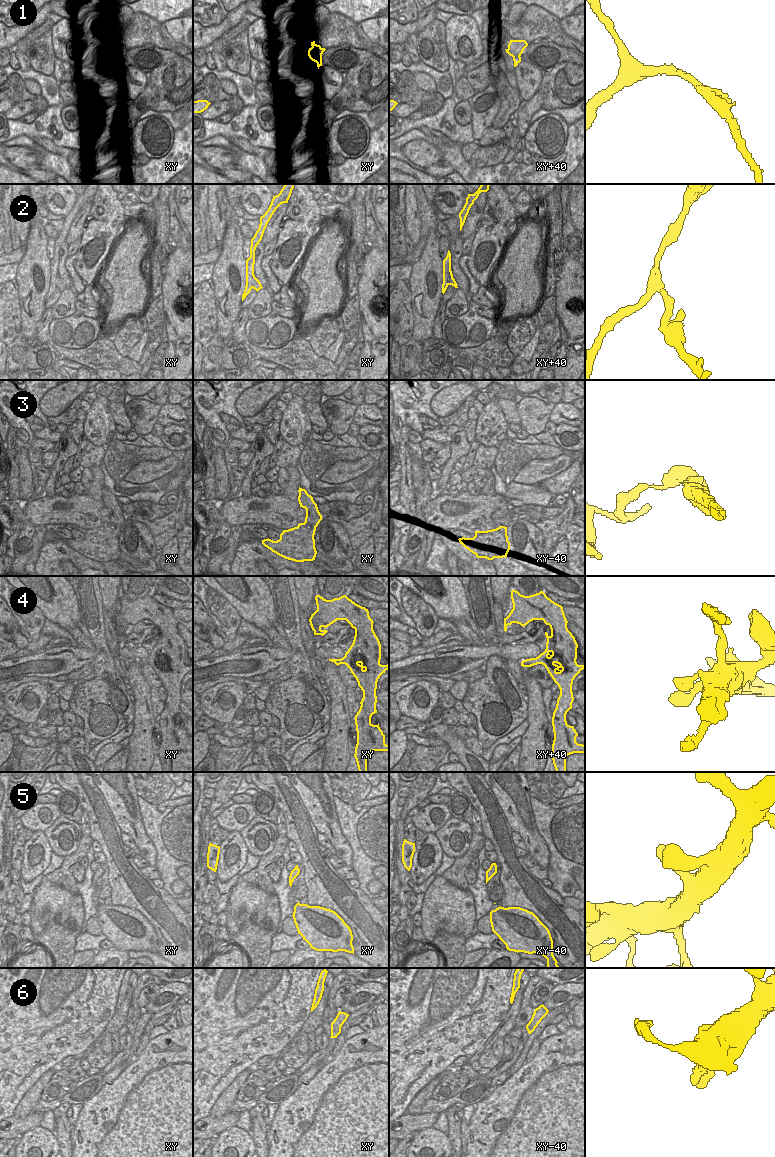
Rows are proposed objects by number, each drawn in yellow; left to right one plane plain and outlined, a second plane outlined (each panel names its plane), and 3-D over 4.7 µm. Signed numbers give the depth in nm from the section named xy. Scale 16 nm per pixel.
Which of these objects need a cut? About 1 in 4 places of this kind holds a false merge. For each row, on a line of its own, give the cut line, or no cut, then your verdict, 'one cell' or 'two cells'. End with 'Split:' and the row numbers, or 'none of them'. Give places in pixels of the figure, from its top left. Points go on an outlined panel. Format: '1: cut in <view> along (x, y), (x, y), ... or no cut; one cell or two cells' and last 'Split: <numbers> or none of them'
1: no cut; one cell
2: cut in xy+40 along (450, 272), (449, 284); two cells
3: cut in xy along (304, 522), (308, 528), (312, 529), (313, 537); two cells
4: no cut; one cell
5: no cut; one cell
6: no cut; one cell
Split: 2, 3

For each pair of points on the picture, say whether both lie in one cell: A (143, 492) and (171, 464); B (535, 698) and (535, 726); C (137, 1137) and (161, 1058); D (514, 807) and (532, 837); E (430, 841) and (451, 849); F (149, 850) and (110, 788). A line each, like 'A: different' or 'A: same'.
A: different
B: same
C: same
D: same
E: different
F: same

